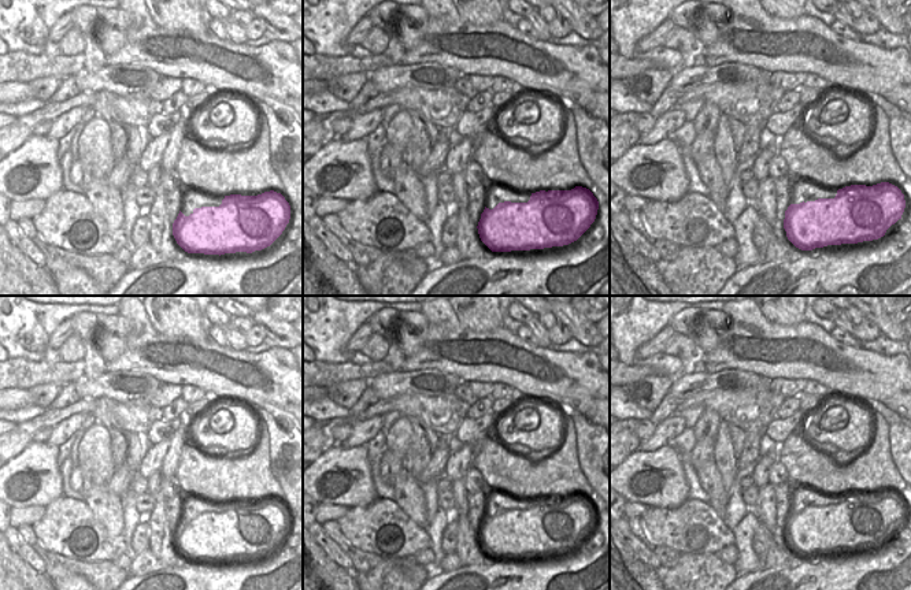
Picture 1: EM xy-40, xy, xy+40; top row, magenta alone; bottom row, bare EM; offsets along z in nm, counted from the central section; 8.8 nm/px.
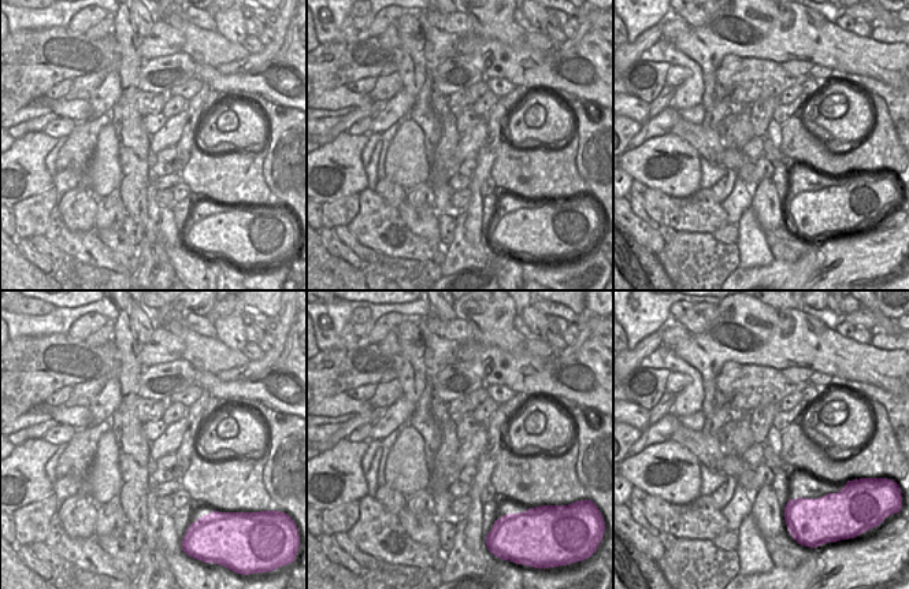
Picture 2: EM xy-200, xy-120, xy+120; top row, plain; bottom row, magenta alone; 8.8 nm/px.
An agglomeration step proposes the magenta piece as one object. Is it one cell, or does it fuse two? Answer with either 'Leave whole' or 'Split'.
Leave whole

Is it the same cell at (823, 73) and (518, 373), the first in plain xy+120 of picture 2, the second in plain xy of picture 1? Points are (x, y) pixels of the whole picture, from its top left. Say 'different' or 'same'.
different

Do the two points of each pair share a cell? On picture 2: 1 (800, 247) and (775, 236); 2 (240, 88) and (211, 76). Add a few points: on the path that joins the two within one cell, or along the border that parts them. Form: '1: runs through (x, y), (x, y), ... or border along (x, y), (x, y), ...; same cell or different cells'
1: runs through (794, 243), (781, 236); same cell
2: runs through (233, 84), (218, 81); same cell

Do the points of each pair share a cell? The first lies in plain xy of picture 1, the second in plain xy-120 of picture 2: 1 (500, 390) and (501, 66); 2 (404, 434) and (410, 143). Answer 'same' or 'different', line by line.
1: different
2: same

